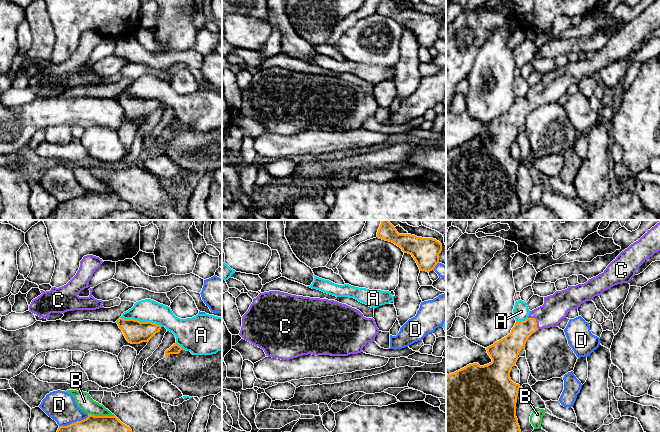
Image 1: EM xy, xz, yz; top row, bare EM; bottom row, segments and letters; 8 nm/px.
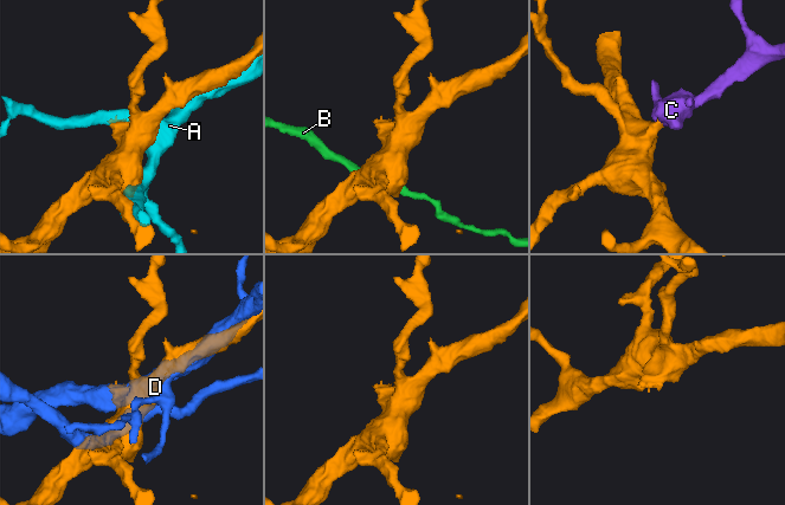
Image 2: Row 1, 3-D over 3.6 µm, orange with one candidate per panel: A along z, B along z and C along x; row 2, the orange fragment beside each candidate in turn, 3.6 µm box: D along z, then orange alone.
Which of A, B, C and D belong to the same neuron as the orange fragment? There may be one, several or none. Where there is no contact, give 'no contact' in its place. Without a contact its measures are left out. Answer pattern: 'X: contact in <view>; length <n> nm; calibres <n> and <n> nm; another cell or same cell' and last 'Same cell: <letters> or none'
A: contact in xy; length 340 nm; calibres 190 and 180 nm; another cell
B: contact in xy; length 220 nm; calibres 130 and 130 nm; another cell
C: contact in yz; length 130 nm; calibres 170 and 200 nm; same cell
D: contact in xy; length 260 nm; calibres 130 and 240 nm; another cell
Same cell: C

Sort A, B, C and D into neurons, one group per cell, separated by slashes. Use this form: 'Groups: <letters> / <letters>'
Groups: A / B / C / D

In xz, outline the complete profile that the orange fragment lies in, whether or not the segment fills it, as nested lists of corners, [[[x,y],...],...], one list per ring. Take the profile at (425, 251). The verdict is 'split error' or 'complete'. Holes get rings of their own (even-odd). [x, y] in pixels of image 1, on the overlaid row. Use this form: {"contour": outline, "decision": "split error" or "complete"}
{"contour": [[[381,220],[377,237],[392,242],[400,247],[404,253],[411,254],[420,271],[430,272],[439,263],[442,244],[436,239],[399,234],[388,220]]], "decision": "complete"}

